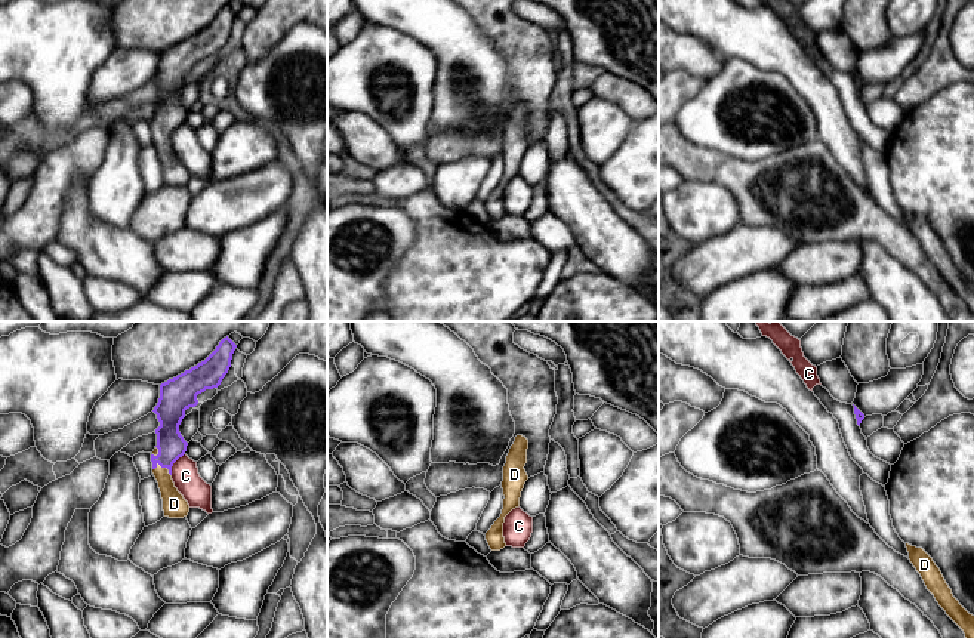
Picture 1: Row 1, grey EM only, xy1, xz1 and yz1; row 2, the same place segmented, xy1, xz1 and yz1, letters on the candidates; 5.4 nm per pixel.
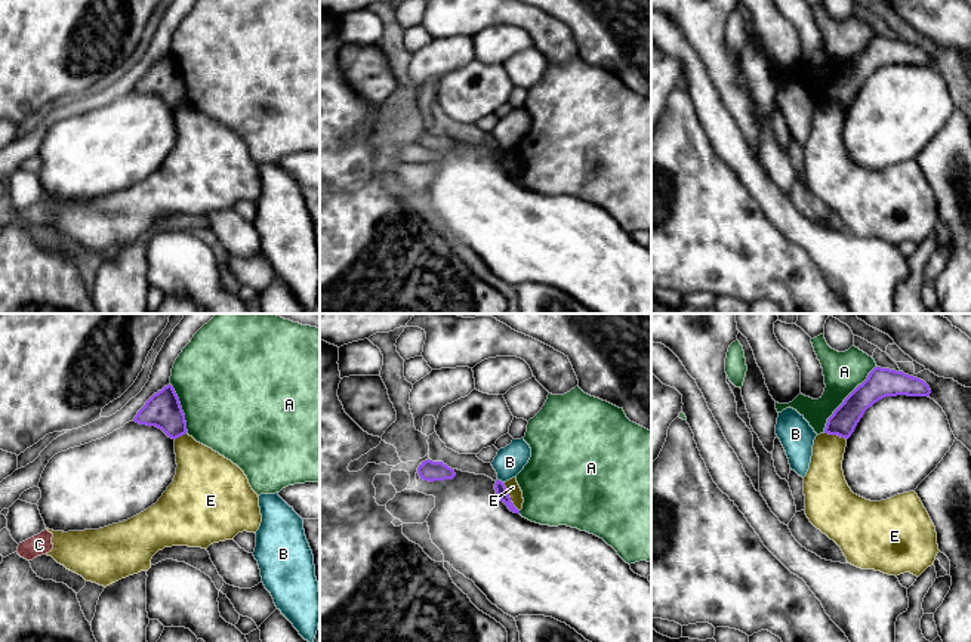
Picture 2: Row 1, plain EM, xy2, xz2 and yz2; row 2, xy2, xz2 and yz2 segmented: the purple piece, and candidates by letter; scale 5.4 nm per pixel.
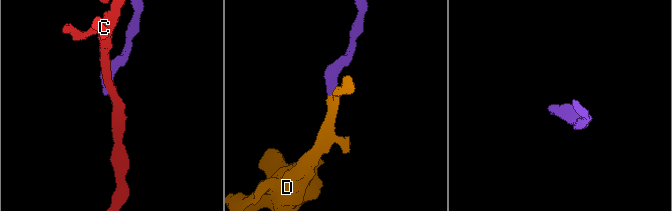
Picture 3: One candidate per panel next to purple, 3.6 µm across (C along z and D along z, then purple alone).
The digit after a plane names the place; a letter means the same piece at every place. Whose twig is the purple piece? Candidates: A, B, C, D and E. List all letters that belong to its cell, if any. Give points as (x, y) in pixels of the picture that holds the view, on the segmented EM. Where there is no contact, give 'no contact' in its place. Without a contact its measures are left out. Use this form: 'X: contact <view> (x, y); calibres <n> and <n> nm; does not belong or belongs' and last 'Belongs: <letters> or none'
A: contact yz2 (844, 400); calibres 160 and 220 nm; does not belong
B: contact xz2 (501, 481); calibres 60 and 160 nm; does not belong
C: contact xy1 (173, 462); calibres 150 and 150 nm; does not belong
D: contact xy1 (163, 467); calibres 150 and 130 nm; belongs
E: contact xz2 (509, 497); calibres 60 and 70 nm; does not belong
Belongs: D

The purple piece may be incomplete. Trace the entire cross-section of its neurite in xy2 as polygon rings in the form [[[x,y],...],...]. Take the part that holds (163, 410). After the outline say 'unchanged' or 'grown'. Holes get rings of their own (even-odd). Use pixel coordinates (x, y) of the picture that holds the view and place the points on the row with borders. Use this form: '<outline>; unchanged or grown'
[[[167,385],[154,393],[138,411],[133,422],[155,426],[172,439],[176,439],[188,432],[185,414],[172,385]]]; unchanged

